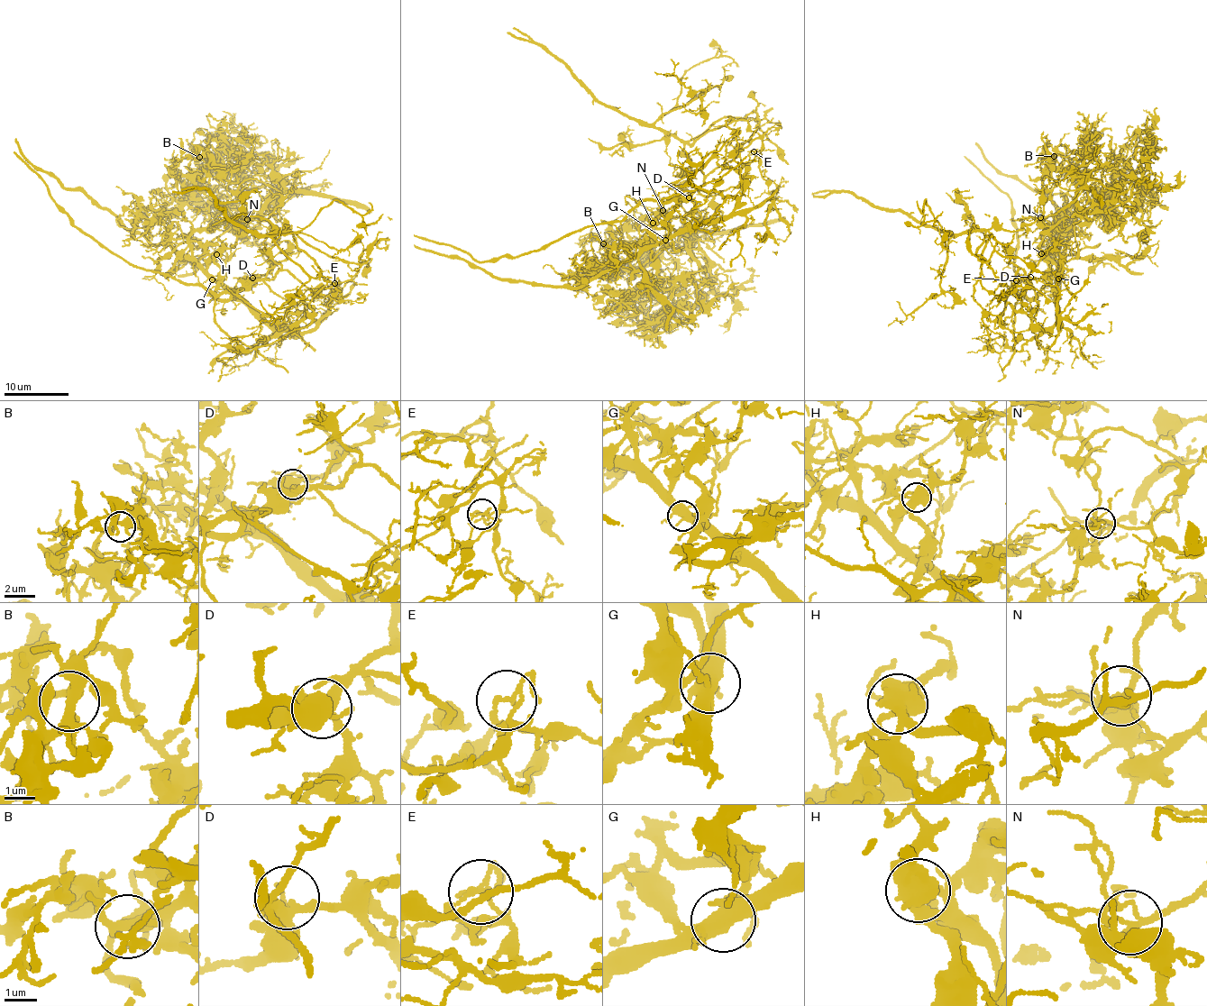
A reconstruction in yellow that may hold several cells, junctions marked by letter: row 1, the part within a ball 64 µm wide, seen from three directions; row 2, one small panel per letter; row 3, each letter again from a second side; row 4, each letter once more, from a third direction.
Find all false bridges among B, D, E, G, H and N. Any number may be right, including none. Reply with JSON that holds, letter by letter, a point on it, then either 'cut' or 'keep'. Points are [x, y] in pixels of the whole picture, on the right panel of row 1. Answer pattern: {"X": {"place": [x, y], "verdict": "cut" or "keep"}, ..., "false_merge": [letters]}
{"B": {"place": [1054, 156], "verdict": "keep"}, "D": {"place": [1030, 277], "verdict": "keep"}, "E": {"place": [1016, 280], "verdict": "cut"}, "G": {"place": [1058, 278], "verdict": "cut"}, "H": {"place": [1041, 253], "verdict": "cut"}, "N": {"place": [1040, 217], "verdict": "cut"}, "false_merge": ["E", "G", "H", "N"]}

